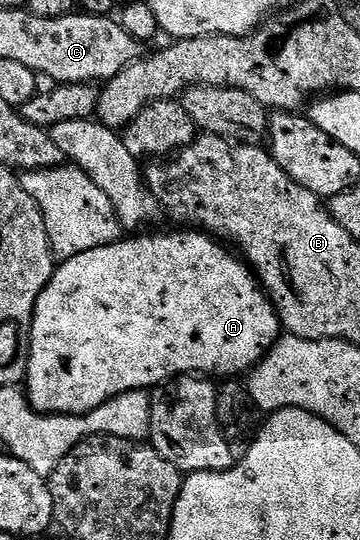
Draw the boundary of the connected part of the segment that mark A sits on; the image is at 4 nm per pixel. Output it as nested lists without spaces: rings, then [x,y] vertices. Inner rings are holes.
[[[185,228],[180,232],[182,234],[165,234],[162,238],[125,236],[112,242],[110,246],[95,248],[74,258],[66,258],[54,269],[47,288],[43,288],[35,304],[29,333],[29,359],[23,383],[27,401],[38,414],[89,414],[115,396],[132,390],[148,391],[162,385],[166,379],[172,380],[178,376],[244,375],[252,370],[268,354],[278,338],[282,337],[283,327],[277,319],[277,310],[269,295],[262,290],[257,275],[248,265],[228,245],[196,228]]]

